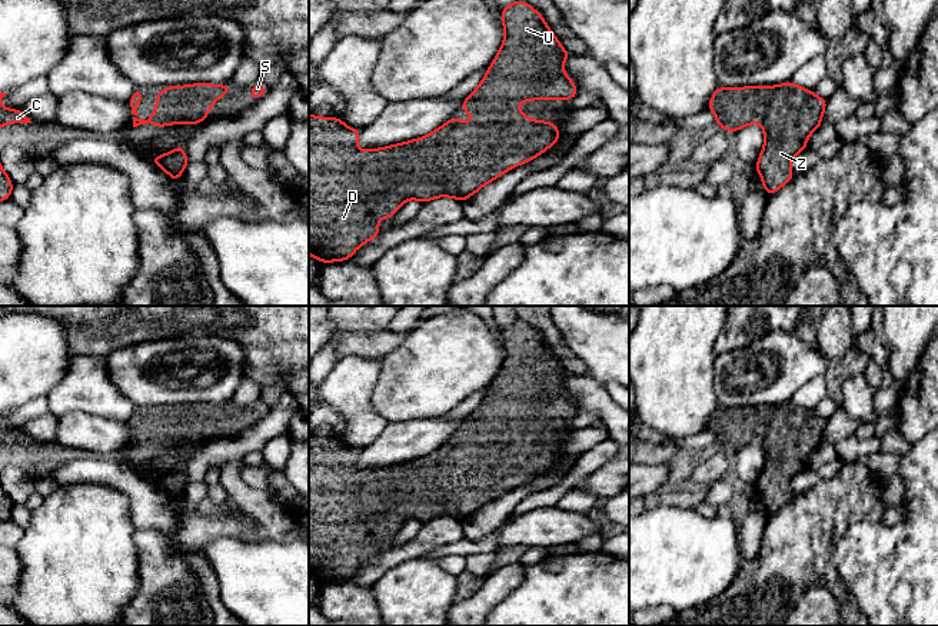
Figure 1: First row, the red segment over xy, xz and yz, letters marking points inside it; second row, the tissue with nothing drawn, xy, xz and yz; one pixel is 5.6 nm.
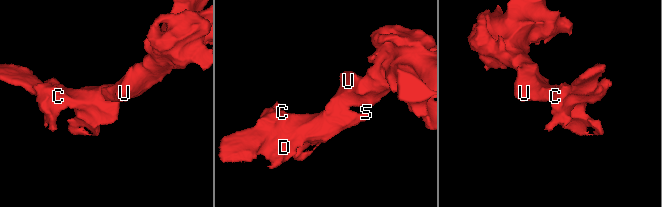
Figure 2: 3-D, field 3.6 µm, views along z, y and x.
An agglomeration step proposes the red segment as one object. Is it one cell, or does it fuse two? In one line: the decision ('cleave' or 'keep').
keep

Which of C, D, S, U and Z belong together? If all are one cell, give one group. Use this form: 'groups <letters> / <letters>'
groups C D S U Z

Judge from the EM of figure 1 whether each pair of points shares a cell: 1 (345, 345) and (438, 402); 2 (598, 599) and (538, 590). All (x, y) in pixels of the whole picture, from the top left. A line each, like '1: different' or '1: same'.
1: same
2: same

